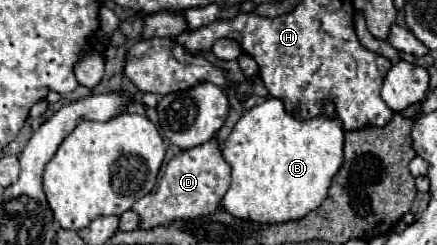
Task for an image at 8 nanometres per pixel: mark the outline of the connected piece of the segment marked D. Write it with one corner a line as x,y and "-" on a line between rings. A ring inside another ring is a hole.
208,141
200,147
192,147
170,159
166,171
158,183
158,189
142,197
132,205
140,215
140,227
150,229
150,225
166,225
174,219
190,219
218,211
218,201
230,187
230,167
222,161
216,141

